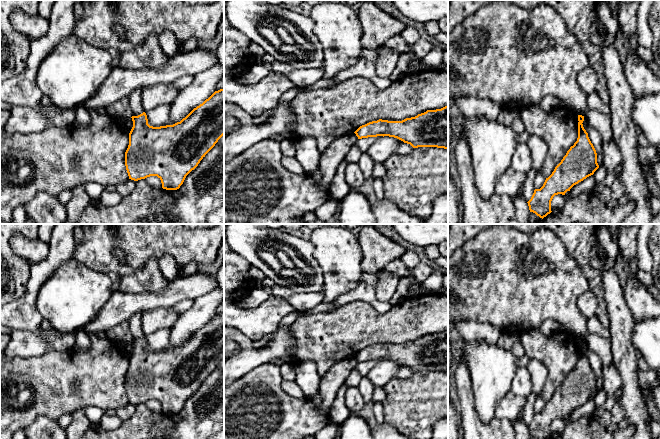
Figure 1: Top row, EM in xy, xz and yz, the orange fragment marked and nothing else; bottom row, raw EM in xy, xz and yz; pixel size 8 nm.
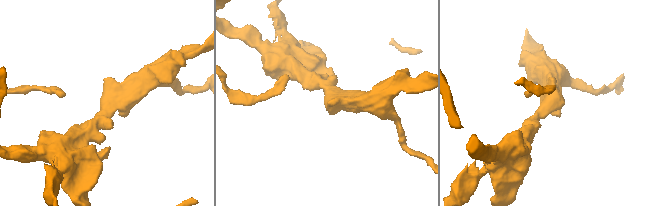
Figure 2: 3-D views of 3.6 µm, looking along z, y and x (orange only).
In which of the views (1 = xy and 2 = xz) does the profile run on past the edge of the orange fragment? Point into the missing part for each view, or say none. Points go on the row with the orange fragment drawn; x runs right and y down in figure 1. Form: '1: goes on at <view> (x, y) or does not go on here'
1: does not go on here
2: does not go on here

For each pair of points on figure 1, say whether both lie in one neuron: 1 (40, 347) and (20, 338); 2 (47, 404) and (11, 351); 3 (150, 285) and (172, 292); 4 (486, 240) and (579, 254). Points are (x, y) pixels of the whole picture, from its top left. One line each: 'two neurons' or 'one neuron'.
1: one neuron
2: two neurons
3: two neurons
4: two neurons

